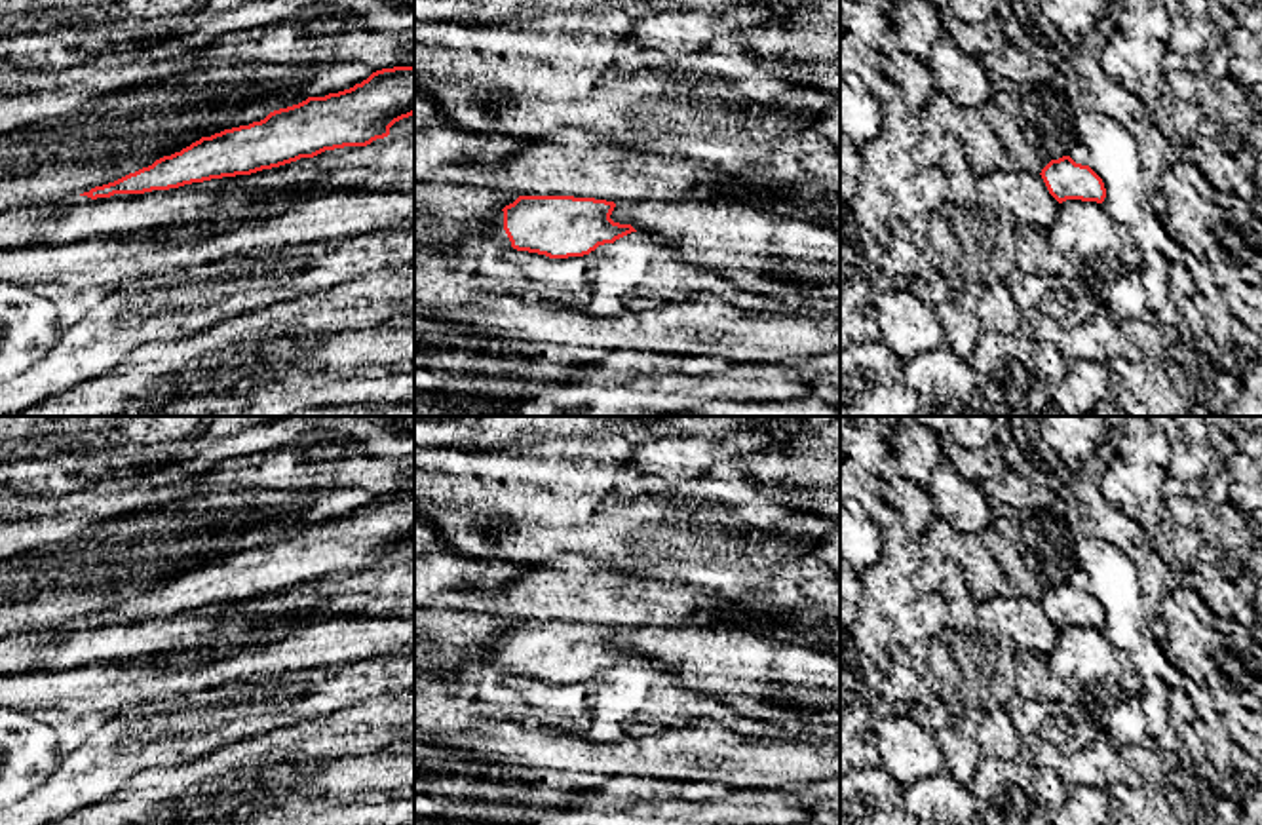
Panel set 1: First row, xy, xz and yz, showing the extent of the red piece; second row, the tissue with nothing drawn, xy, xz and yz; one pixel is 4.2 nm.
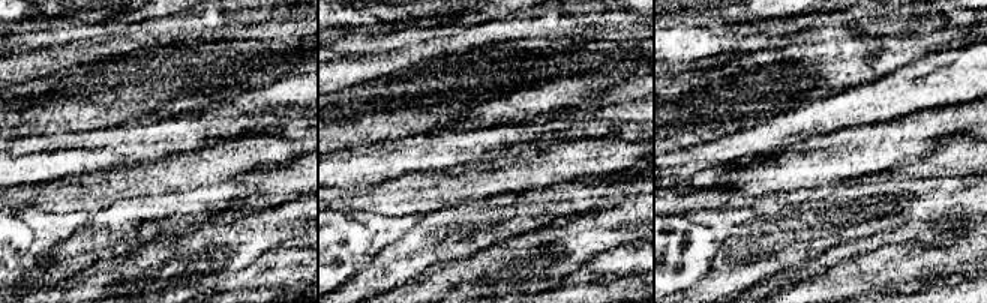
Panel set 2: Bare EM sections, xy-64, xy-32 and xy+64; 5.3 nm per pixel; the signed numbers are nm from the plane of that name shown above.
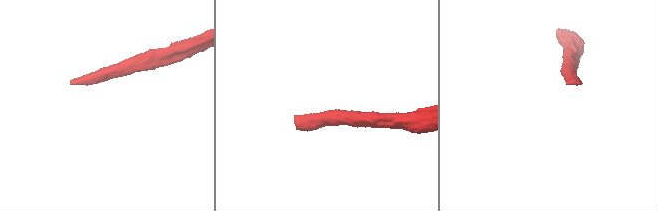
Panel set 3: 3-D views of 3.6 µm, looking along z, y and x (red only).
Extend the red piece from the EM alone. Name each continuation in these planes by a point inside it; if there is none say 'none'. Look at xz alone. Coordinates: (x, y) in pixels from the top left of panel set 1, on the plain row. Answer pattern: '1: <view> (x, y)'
1: xz (495, 656)

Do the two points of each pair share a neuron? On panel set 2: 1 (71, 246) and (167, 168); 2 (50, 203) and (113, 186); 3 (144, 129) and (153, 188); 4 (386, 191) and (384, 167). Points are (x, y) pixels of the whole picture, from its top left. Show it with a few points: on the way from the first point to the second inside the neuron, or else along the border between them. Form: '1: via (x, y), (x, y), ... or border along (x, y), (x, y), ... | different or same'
1: border along (183, 191), (146, 200) | different
2: via (65, 195), (80, 191), (98, 191) | same
3: border along (183, 153), (162, 156), (144, 164) | different
4: border along (393, 179), (351, 188) | different

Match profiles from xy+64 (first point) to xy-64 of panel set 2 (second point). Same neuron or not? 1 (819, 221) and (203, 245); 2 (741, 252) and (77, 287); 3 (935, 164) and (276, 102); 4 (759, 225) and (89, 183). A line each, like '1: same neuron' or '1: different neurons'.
1: different neurons
2: different neurons
3: different neurons
4: different neurons

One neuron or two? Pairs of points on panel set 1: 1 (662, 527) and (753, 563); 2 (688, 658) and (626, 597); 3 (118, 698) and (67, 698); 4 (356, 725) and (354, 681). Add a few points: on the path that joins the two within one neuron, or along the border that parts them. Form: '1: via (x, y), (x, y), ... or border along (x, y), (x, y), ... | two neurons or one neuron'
1: via (683, 550), (696, 563), (730, 563) | one neuron
2: border along (696, 616), (677, 624), (637, 624), (616, 630) | two neurons
3: via (105, 698), (80, 698) | one neuron
4: border along (394, 692), (384, 692), (314, 719) | two neurons

